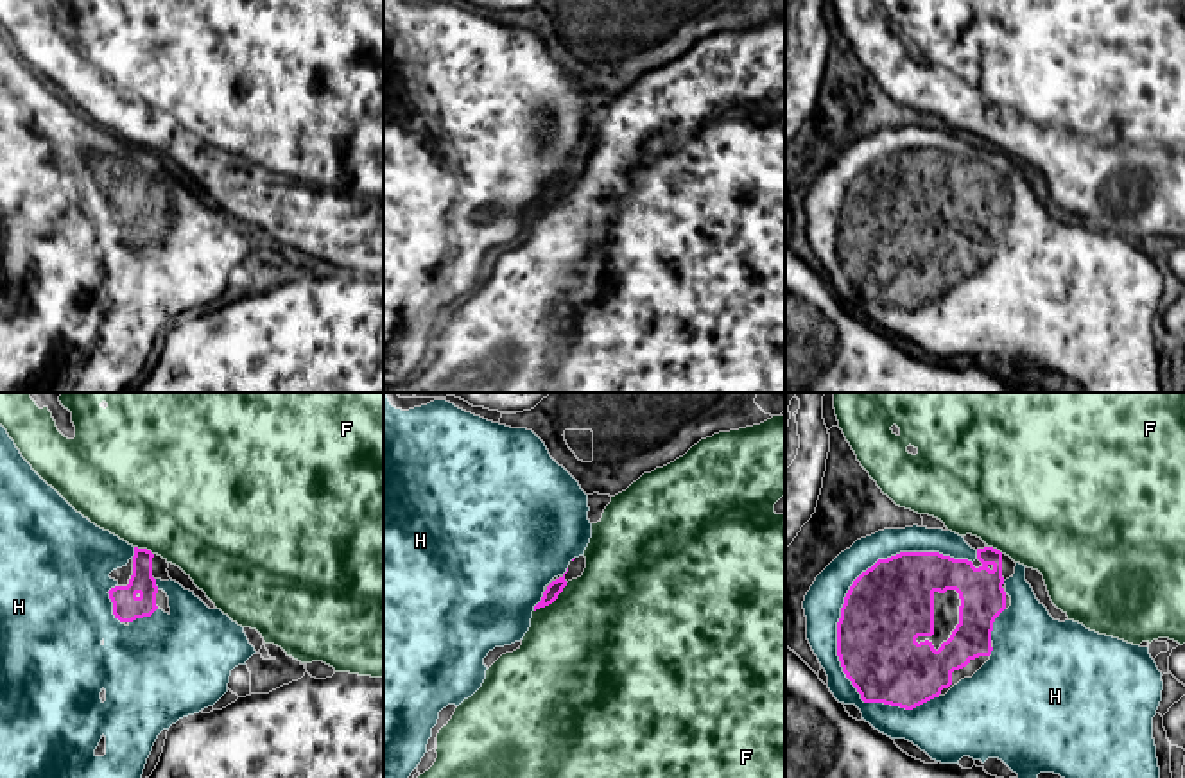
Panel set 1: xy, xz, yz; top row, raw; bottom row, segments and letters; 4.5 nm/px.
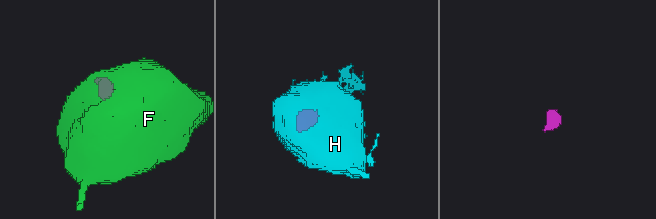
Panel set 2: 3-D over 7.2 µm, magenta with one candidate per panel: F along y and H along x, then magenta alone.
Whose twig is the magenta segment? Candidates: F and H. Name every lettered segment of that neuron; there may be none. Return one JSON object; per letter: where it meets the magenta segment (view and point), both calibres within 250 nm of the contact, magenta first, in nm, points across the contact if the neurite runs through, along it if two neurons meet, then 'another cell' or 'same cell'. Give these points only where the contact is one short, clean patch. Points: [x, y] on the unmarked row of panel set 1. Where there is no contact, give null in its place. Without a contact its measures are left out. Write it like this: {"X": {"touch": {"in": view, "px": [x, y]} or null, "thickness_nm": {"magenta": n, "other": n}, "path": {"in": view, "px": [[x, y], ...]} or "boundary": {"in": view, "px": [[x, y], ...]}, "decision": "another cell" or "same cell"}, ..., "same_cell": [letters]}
{"F": {"touch": {"in": "xz", "px": [553, 199]}, "thickness_nm": {"magenta": 70, "other": 500}, "boundary": {"in": "xz", "px": [[567, 181], [551, 201], [535, 210]]}, "decision": "another cell"}, "H": {"touch": {"in": "yz", "px": [854, 181]}, "thickness_nm": {"magenta": 380, "other": 170}, "decision": "same cell"}, "same_cell": ["H"]}

